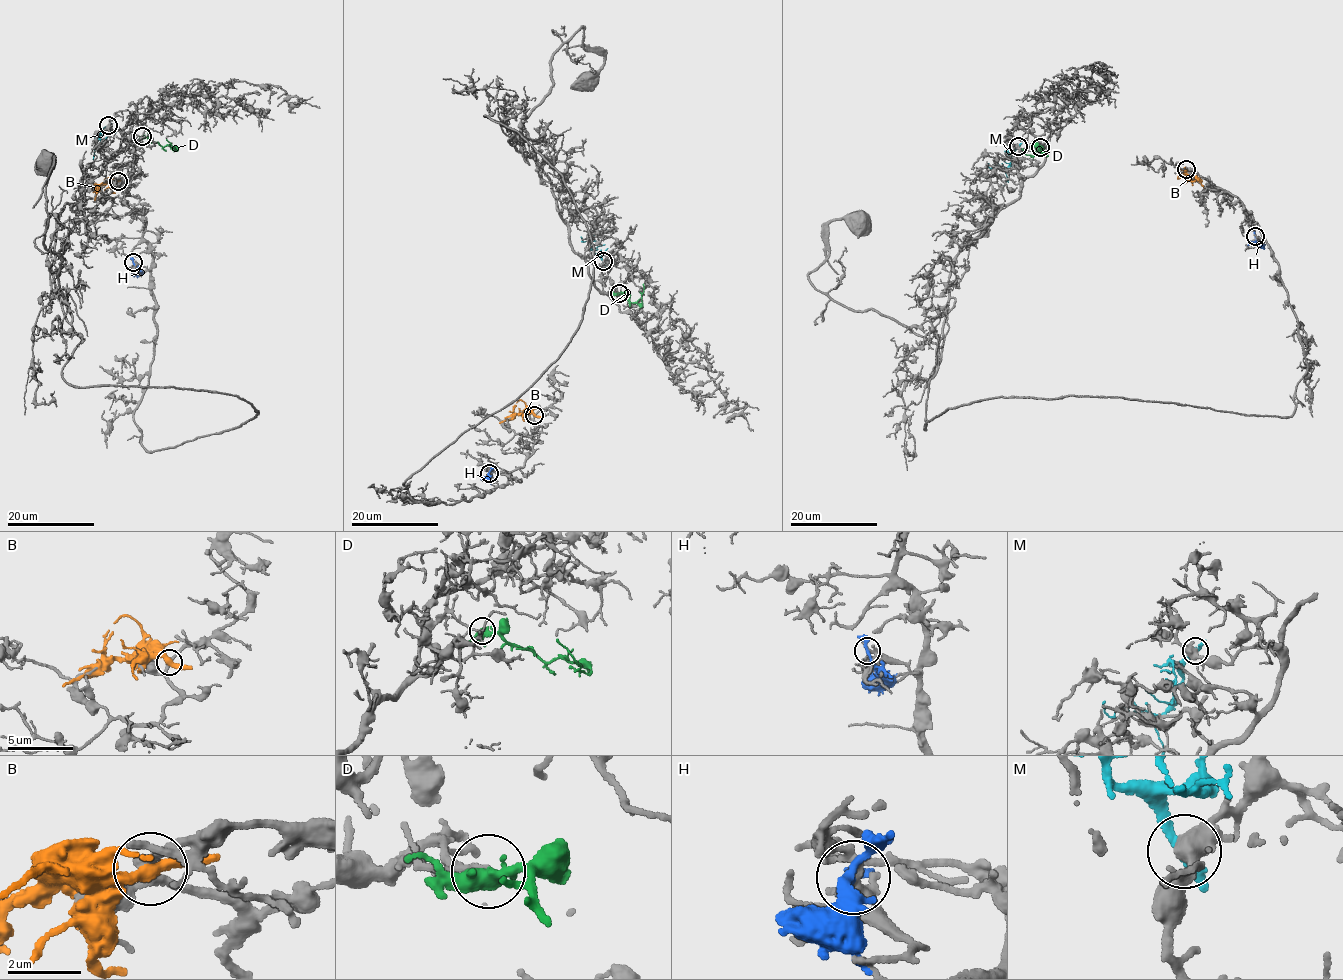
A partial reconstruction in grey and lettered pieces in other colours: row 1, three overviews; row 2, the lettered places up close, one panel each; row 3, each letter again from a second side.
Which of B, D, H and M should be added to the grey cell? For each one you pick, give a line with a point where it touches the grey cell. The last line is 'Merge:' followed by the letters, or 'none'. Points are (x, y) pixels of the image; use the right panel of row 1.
D: (1040, 147)
Merge: D

